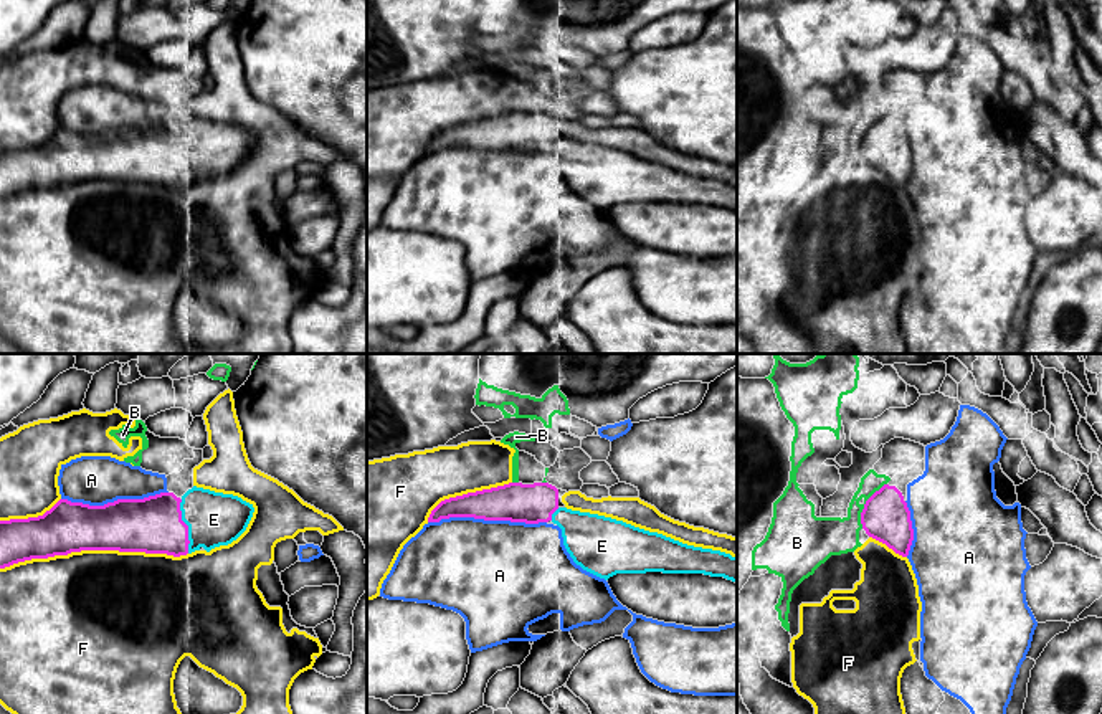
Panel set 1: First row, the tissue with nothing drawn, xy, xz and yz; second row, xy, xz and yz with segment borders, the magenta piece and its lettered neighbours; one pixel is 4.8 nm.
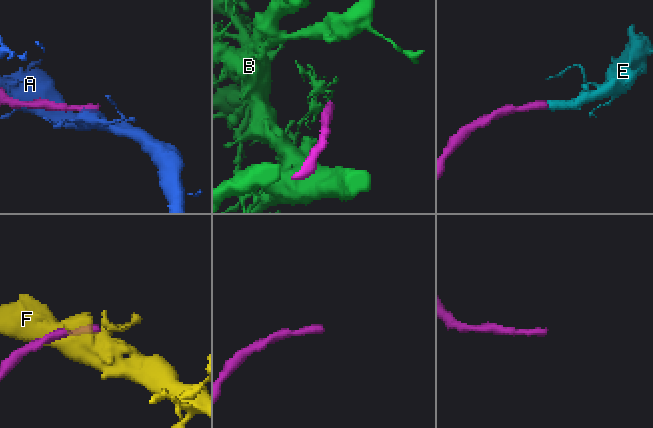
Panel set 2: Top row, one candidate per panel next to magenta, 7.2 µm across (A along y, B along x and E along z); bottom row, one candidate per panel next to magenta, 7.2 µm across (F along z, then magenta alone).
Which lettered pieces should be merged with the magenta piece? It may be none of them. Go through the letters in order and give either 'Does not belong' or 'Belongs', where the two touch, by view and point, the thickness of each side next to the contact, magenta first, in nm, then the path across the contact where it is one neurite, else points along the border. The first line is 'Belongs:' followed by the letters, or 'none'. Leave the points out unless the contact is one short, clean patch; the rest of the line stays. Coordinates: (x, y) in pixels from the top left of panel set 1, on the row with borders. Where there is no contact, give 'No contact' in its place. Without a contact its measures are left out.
Belongs: E
A: Does not belong. Touches magenta at xz (486, 519). Thickness 190 nm (magenta) against 500 nm
B: Does not belong. Touches magenta at yz (864, 504). Thickness 240 nm (magenta) against 190 nm
E: Belongs. Touches magenta at xy (187, 526). Thickness 280 nm (magenta) against 260 nm
F: Does not belong. Touches magenta at xy (93, 549). Thickness 260 nm (magenta) against 500 nm

